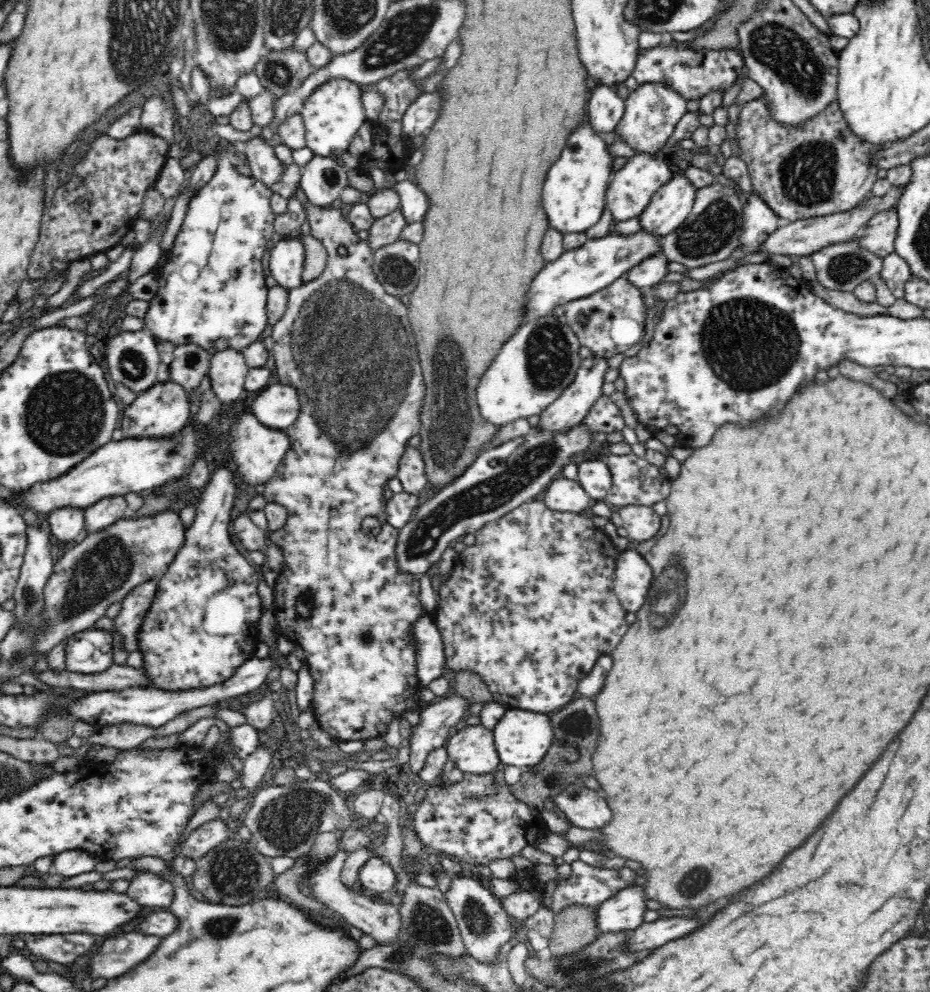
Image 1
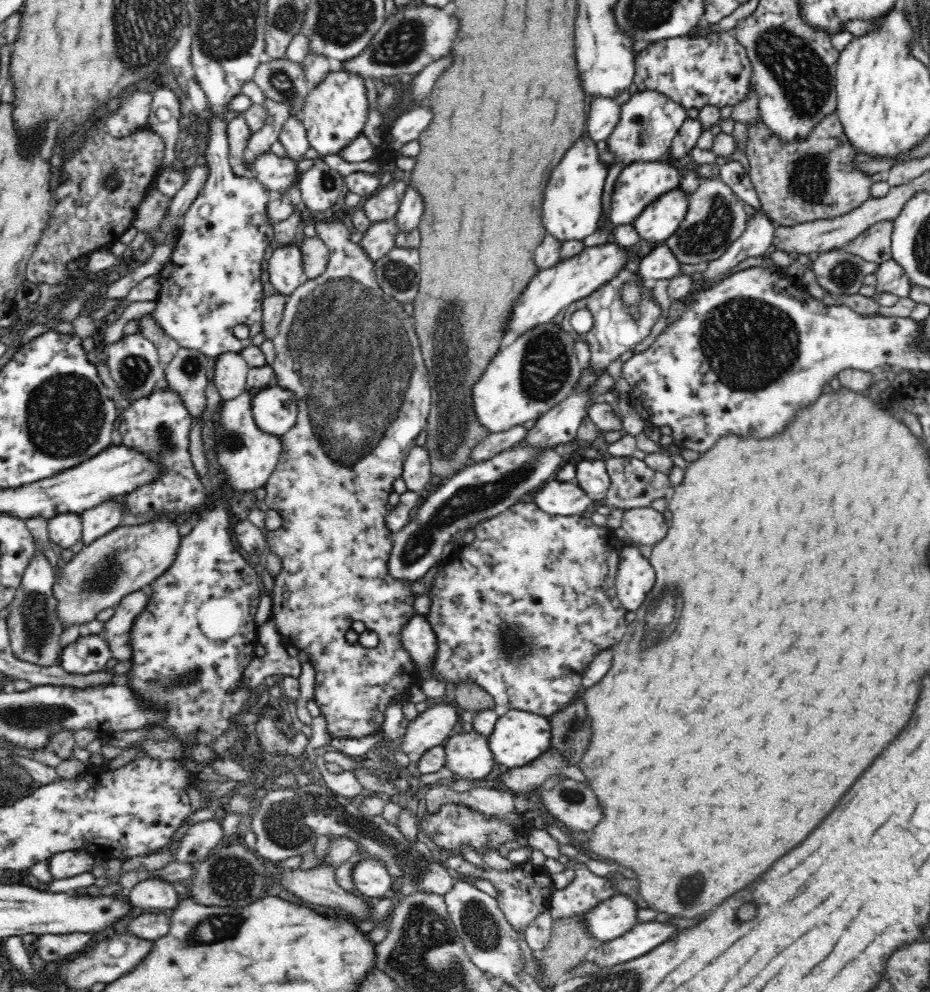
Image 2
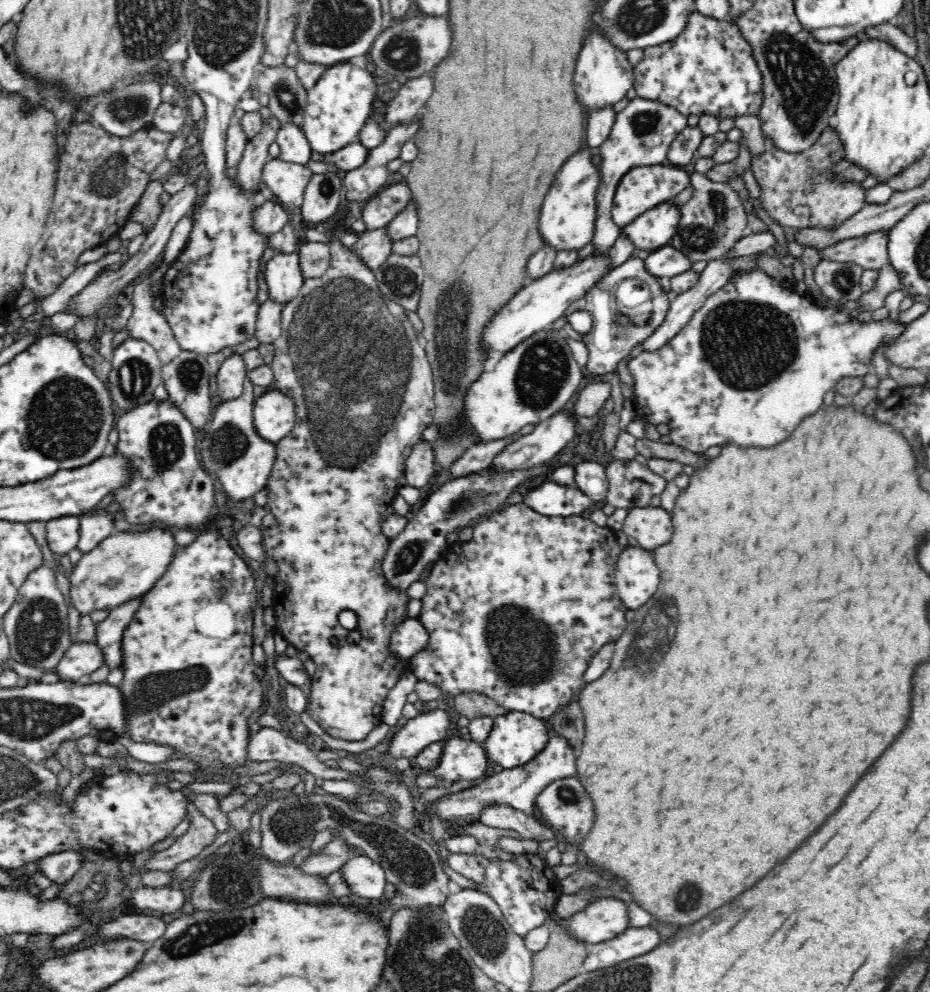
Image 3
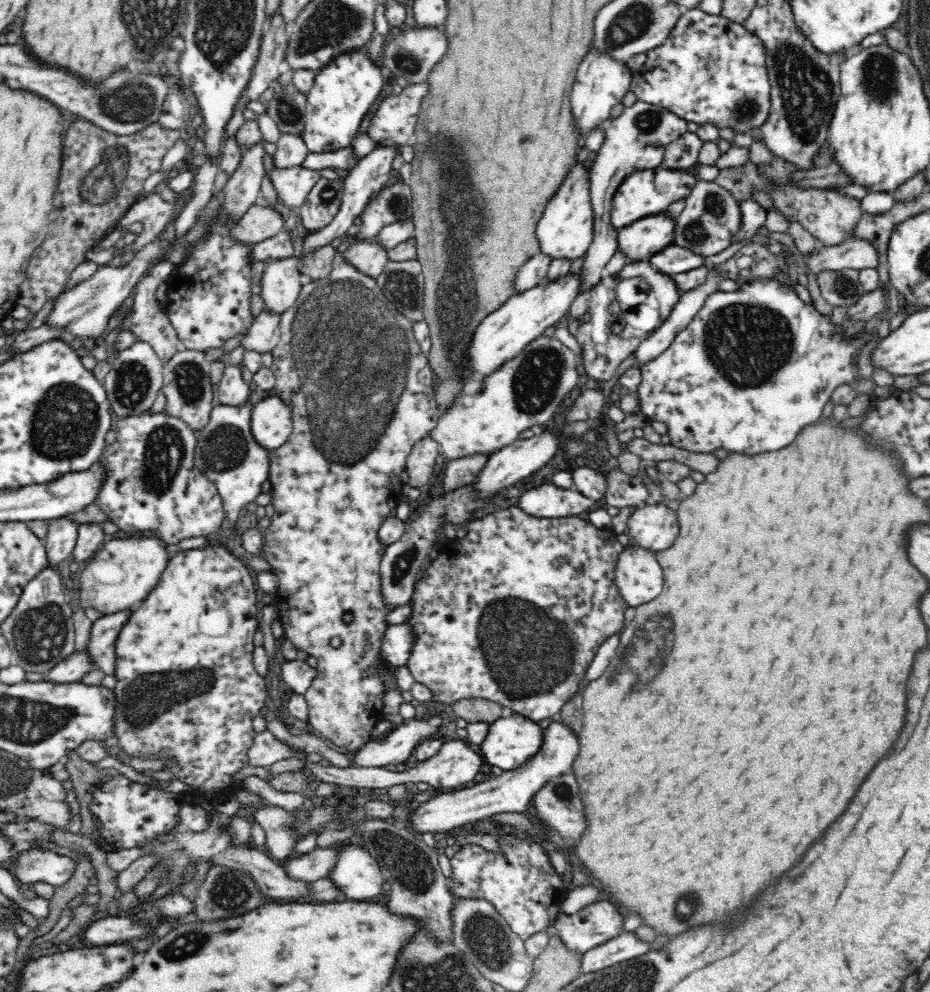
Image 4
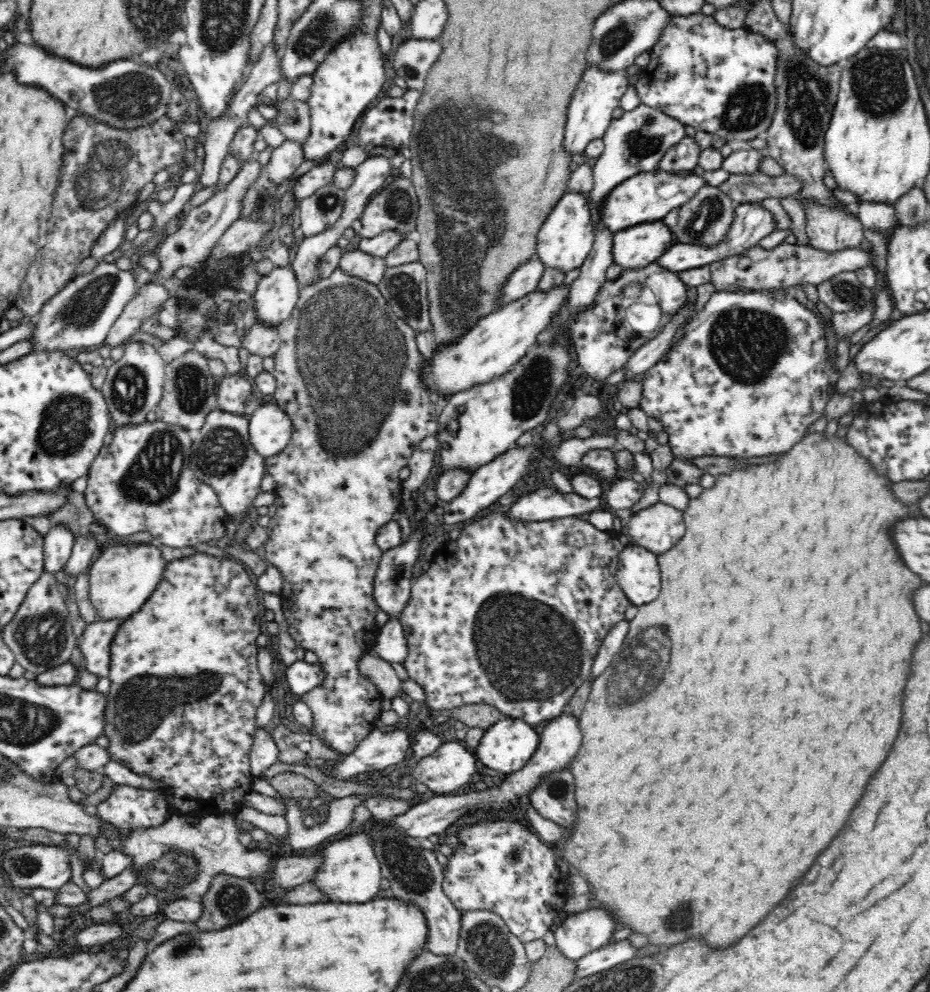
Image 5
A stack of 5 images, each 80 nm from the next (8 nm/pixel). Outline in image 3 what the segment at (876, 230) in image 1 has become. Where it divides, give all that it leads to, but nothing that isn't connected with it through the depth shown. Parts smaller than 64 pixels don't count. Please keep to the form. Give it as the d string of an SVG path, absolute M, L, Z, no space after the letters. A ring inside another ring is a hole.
M878 231L854 238L838 240L834 244L818 249L821 260L828 259L838 263L854 263L863 269L879 270L890 264L887 242L889 235Z

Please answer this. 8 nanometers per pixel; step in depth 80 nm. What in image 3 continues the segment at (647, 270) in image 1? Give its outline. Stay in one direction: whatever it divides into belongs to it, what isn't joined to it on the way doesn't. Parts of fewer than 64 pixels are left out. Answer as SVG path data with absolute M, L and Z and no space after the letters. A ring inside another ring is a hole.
M671 244L661 246L650 252L643 261L648 272L658 279L664 278L664 276L672 278L672 276L689 271L694 263L691 258L688 258Z

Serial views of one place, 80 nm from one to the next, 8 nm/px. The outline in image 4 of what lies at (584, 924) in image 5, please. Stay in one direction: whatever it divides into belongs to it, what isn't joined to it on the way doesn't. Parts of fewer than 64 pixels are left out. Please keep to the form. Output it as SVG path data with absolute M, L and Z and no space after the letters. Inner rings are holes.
M598 900L574 914L562 912L553 926L570 953L583 955L591 948L622 934L624 918L614 903Z

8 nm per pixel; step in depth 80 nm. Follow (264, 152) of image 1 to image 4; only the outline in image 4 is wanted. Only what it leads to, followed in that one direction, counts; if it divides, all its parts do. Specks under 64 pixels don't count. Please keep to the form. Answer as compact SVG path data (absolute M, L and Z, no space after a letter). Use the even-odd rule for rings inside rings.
M301 166L285 169L273 169L272 184L280 201L293 209L298 209L308 198L314 186L322 178L320 170L310 170Z

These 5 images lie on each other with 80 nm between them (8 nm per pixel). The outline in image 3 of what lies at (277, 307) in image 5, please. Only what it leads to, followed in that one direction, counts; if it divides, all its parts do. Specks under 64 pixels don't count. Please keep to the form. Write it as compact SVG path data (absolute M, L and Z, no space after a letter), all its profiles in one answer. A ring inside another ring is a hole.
M295 253L274 255L267 262L264 275L269 298L282 306L298 296L305 281L299 254Z

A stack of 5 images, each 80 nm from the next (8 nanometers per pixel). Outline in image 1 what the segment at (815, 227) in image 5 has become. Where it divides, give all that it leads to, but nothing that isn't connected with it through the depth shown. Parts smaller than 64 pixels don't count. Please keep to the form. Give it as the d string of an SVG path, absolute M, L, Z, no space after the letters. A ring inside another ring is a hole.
M764 96L742 107L736 136L740 146L739 157L748 167L754 192L778 215L782 223L806 220L852 210L866 201L876 183L878 169L872 165L874 154L882 150L878 145L860 141L850 130L838 102L832 102L824 112L808 120L802 128L783 128L770 116Z

